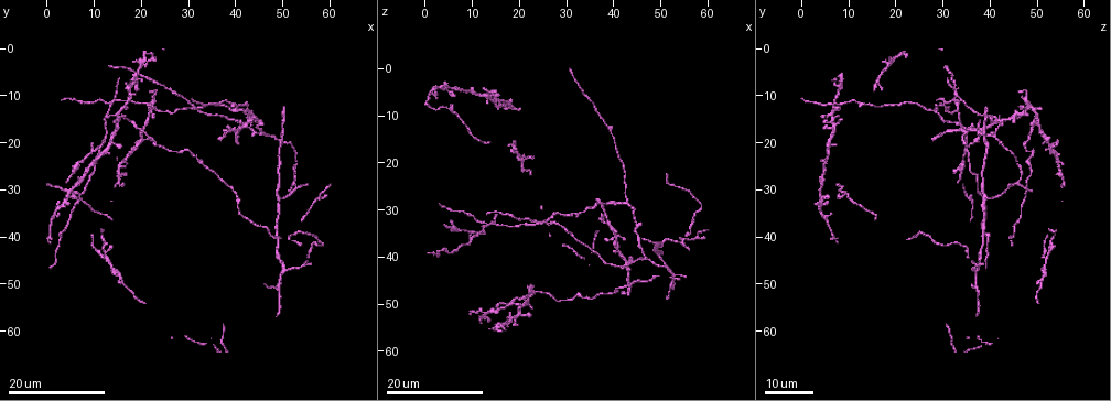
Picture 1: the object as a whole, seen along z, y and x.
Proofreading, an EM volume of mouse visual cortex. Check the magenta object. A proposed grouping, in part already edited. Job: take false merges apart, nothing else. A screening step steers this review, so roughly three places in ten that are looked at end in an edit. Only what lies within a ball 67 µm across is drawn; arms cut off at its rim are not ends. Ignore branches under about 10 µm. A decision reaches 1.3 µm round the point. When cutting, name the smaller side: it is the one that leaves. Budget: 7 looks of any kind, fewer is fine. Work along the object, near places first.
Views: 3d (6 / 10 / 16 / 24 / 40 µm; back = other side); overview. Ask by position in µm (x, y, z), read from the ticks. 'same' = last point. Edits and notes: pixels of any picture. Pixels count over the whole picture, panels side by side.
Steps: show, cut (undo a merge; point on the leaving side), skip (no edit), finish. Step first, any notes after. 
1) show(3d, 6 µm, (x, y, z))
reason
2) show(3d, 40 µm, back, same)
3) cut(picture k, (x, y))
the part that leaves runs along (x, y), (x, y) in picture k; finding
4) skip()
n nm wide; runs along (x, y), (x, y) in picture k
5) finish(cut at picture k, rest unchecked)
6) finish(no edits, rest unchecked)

show(3d, 16 µm, (46.5, 18.0, 40.0))
three arms meet

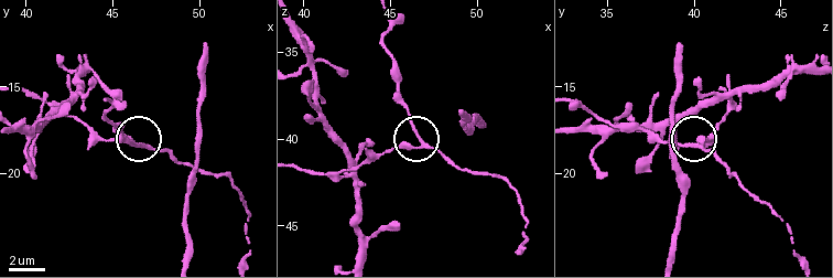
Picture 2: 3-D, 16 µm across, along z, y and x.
show(3d, 10 µm, (46.7, 18.3, 40.1))

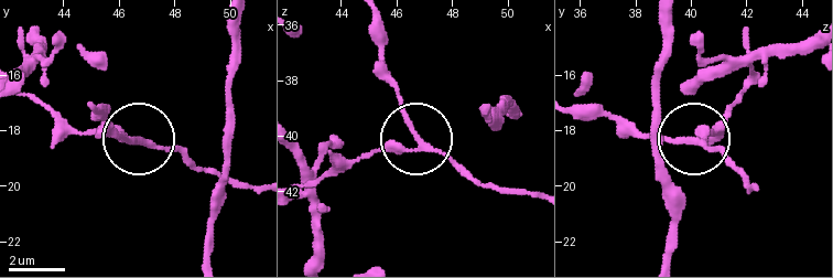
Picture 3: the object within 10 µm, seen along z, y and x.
skip()
220 nm wide; continuous, no second neuron

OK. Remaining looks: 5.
show(3d, 16 µm, (42.5, 13.5, 28.5))
arms part here

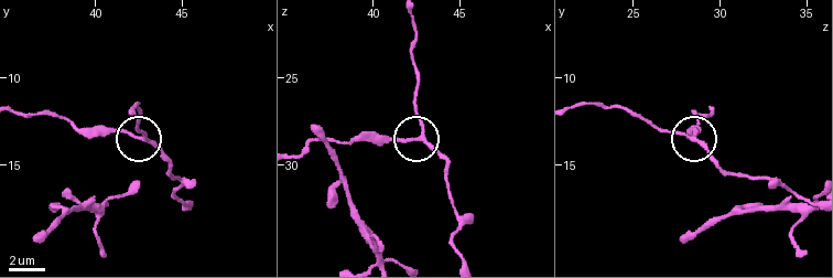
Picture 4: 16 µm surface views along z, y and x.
show(3d, 6 µm, (42.7, 13.4, 28.2))
zoom in

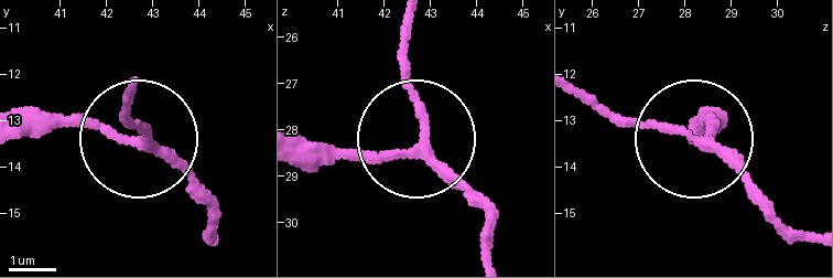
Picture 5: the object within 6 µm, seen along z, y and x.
skip()
runs along (212, 235), (208, 200), (129, 109) in picture 5; all the same neuron

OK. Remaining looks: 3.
show(3d, 24 µm, (19.0, 8.0, 15.5))
calibre changes

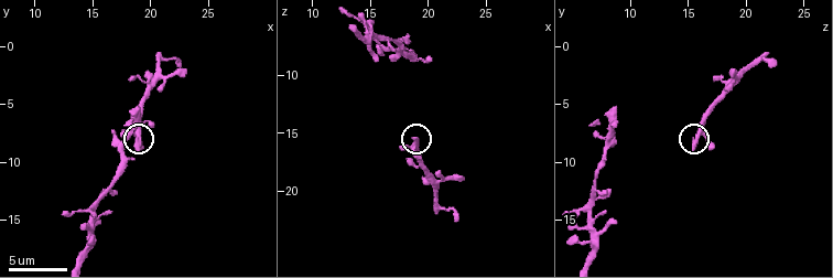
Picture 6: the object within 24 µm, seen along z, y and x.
show(3d, 10 µm, (18.8, 7.6, 15.8))

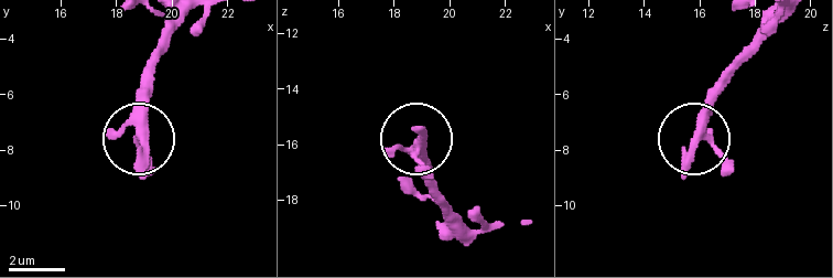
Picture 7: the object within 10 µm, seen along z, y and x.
skip()
continuous, no second neuron

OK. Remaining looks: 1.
finish(no edits, rest unchecked)

